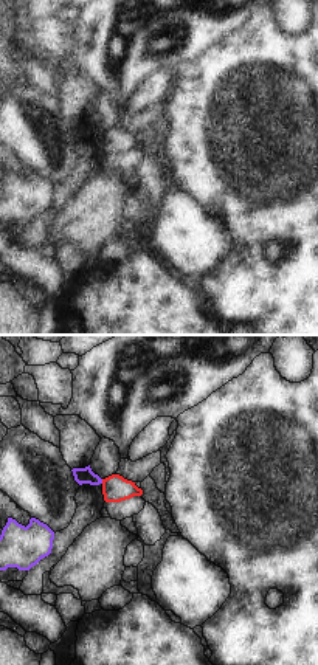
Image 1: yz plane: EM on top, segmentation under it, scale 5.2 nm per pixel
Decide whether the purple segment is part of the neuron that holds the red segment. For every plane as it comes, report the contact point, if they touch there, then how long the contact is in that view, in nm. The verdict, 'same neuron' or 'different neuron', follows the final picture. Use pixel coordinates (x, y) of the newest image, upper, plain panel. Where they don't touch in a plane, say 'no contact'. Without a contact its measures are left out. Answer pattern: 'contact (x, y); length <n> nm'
contact (103, 134); length 30 nm

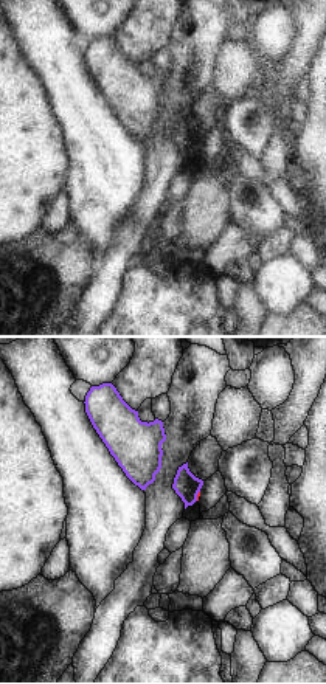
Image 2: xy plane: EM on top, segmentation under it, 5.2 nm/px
contact (197, 148); length 60 nm

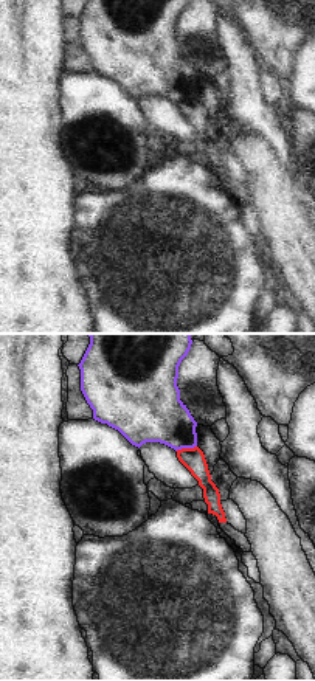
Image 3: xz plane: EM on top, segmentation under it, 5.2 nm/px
contact (185, 101); length 110 nm

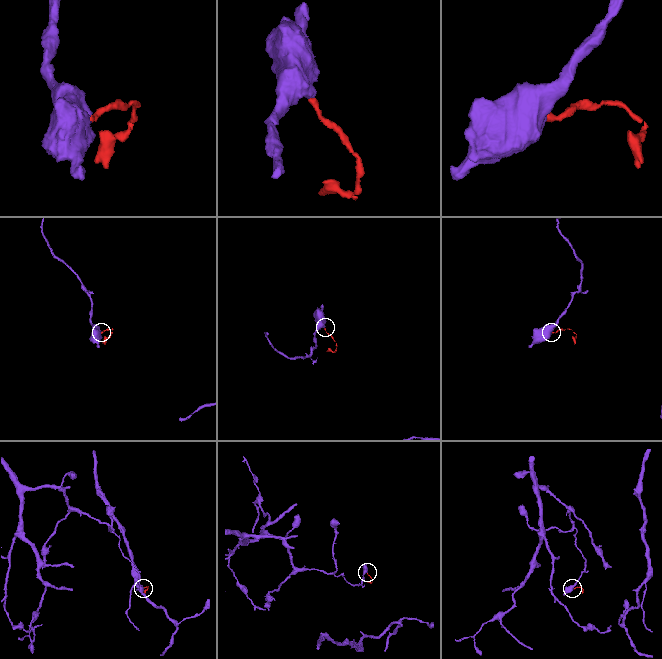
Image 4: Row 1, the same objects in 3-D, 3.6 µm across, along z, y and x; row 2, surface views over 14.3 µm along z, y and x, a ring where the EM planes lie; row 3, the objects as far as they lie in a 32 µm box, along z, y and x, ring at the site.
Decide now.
different neuron

